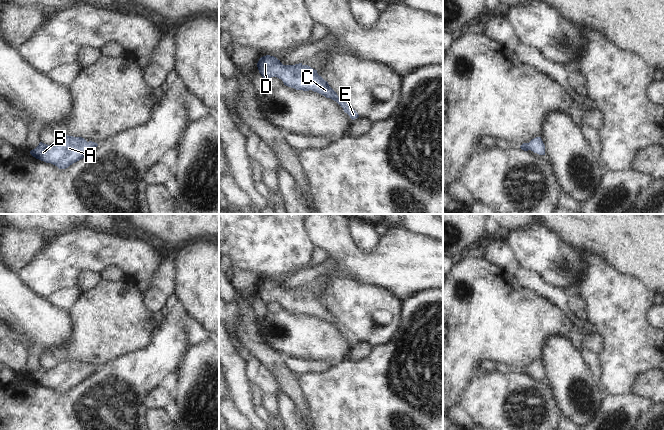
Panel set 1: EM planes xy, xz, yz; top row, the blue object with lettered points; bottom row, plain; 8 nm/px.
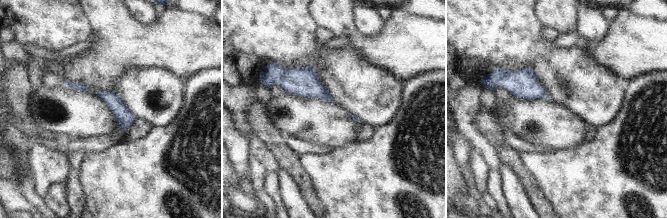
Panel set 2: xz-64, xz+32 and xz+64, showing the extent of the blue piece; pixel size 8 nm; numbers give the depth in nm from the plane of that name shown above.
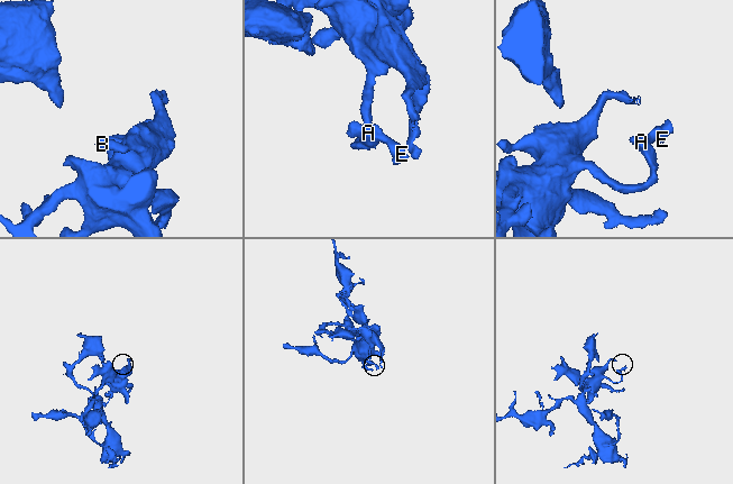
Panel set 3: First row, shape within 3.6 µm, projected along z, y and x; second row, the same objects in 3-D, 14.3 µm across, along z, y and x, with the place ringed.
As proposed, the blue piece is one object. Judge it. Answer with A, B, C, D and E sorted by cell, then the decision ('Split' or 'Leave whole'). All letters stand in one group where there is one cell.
Groups: A B C D E. Leave whole.

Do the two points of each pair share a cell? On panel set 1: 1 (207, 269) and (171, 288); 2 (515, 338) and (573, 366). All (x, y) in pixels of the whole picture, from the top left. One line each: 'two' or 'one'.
1: two
2: two

